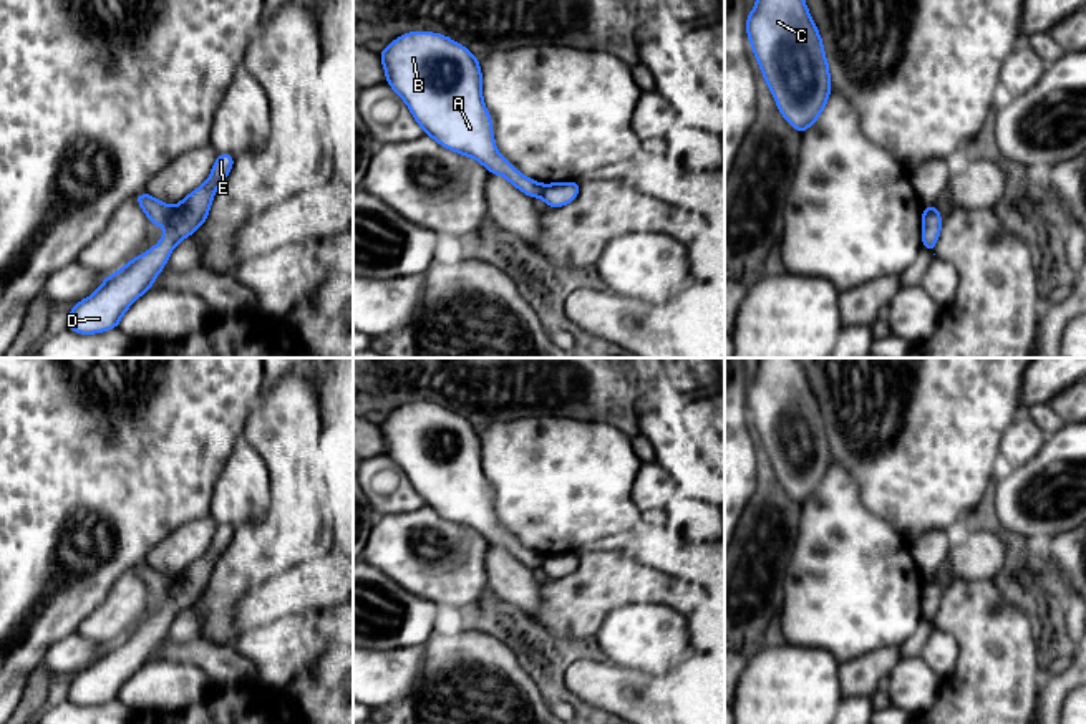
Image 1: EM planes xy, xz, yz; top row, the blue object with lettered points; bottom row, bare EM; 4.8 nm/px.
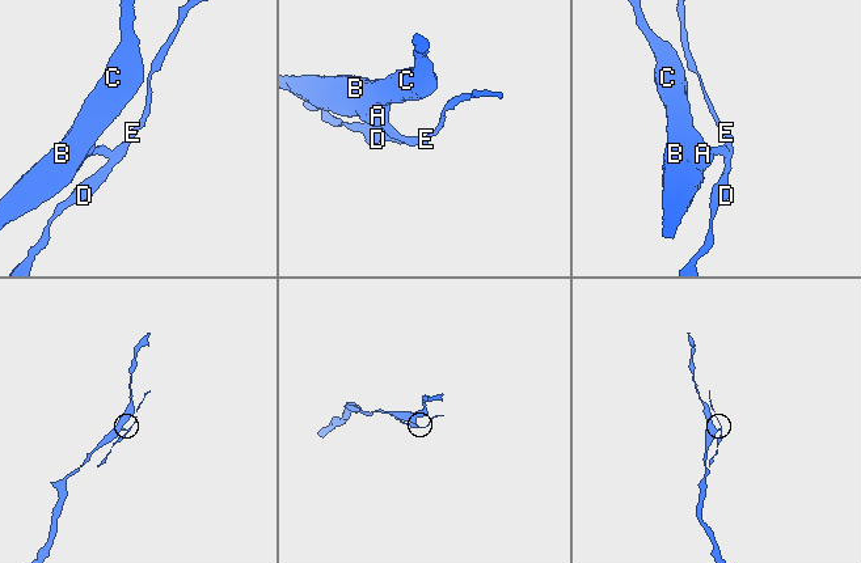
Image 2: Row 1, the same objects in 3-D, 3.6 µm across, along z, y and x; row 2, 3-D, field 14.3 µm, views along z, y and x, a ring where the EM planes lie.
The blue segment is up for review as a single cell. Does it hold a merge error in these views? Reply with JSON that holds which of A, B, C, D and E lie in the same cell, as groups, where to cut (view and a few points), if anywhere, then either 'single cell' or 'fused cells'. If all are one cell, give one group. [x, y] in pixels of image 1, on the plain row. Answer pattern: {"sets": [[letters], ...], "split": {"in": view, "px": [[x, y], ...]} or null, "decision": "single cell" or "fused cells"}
{"sets": [["A", "B", "C"], ["D", "E"]], "split": {"in": "xy", "px": [[173, 579], [164, 595]]}, "decision": "fused cells"}

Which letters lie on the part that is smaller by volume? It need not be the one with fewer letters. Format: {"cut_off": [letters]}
{"cut_off": ["D", "E"]}

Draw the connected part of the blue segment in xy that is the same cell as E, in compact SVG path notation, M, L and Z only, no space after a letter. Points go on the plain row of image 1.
M217 525L209 550L172 578L162 610L108 646L93 666L71 678L66 699L81 706L118 699L124 683L153 658L172 620L206 593L214 563L234 533L232 525Z

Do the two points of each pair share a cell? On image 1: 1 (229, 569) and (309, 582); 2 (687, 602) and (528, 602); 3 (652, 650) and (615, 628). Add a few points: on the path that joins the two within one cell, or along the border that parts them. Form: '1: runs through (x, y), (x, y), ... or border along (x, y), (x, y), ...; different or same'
1: border along (302, 562), (256, 585), (242, 597); different
2: border along (541, 585), (541, 603), (531, 617); different
3: runs through (644, 641), (637, 635), (624, 635); same

